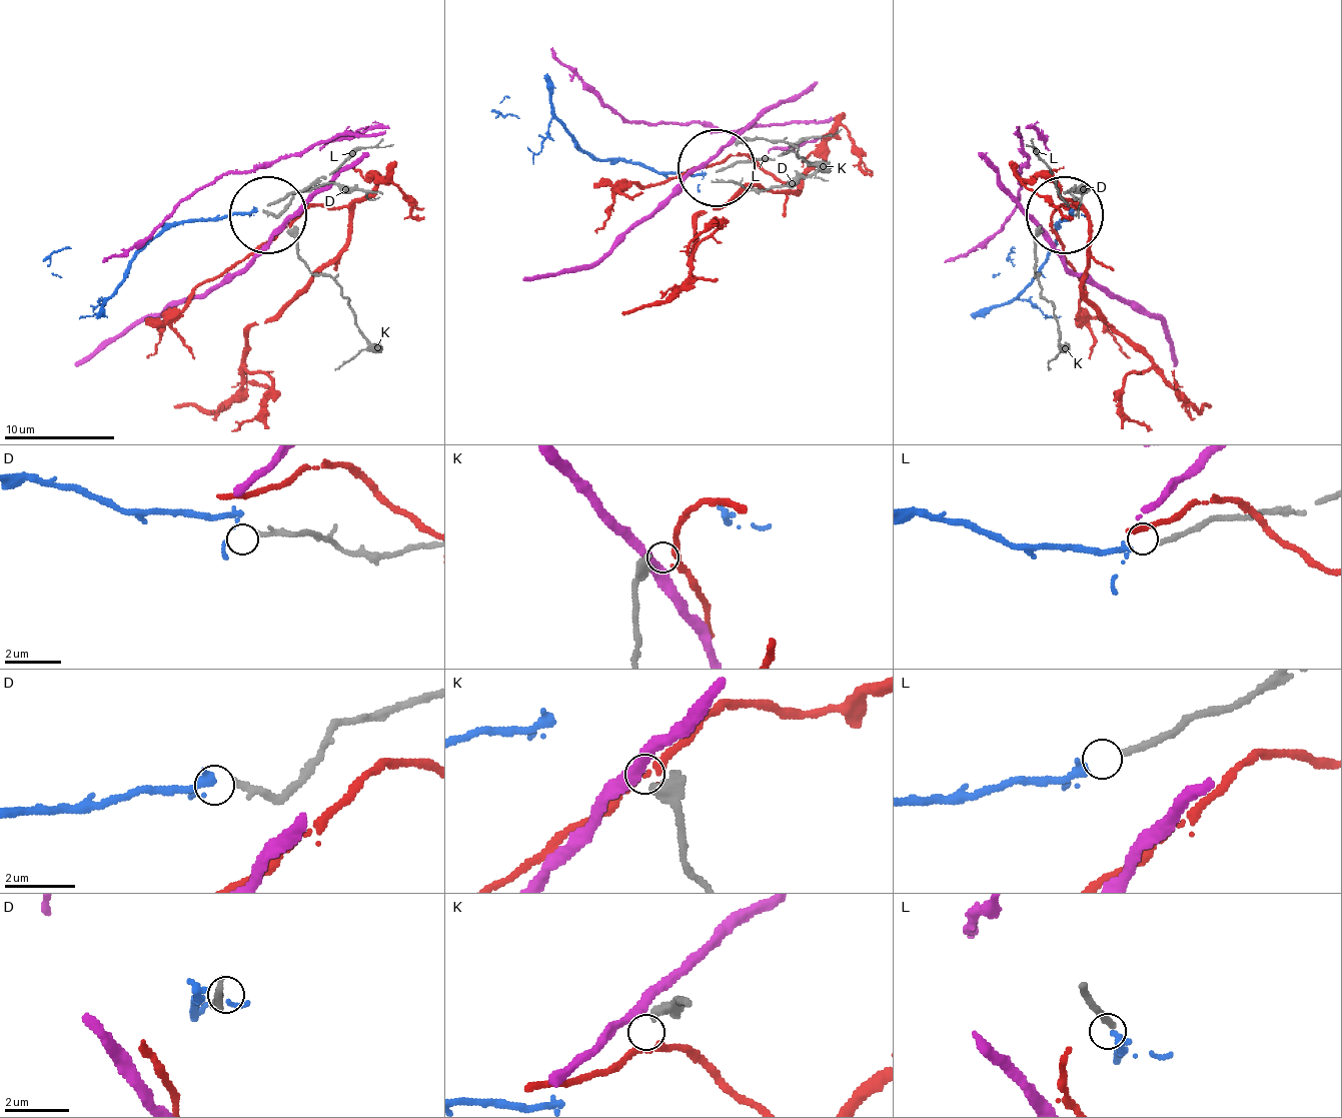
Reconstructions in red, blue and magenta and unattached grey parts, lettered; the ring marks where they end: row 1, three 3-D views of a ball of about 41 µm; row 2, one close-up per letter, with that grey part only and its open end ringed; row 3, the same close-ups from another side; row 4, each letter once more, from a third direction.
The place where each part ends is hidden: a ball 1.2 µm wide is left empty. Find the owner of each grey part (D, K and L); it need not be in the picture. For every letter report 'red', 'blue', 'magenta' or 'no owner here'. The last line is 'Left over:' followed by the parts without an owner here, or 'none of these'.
D: no owner here
K: red
L: blue
Left over: D

